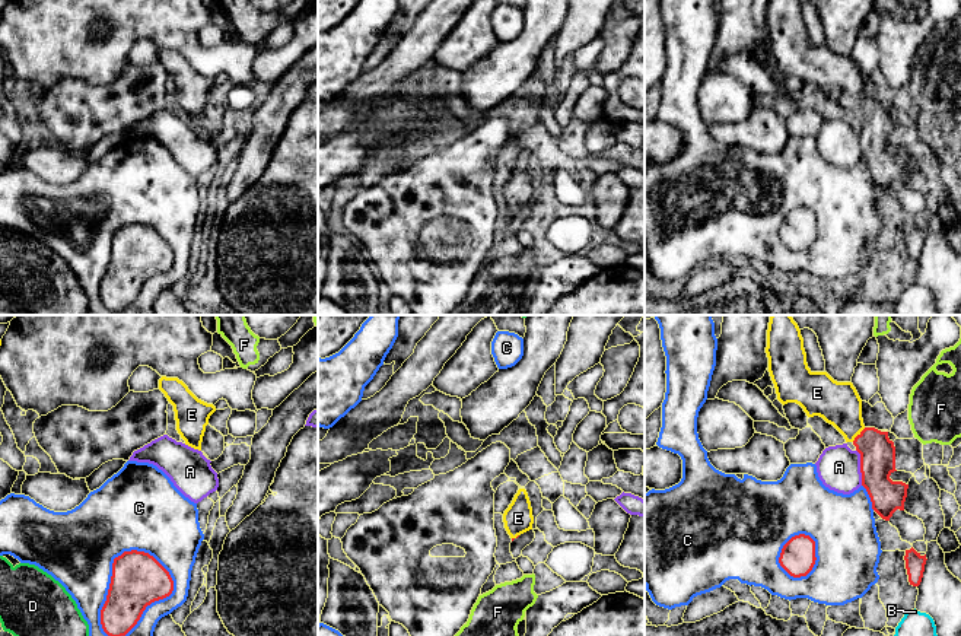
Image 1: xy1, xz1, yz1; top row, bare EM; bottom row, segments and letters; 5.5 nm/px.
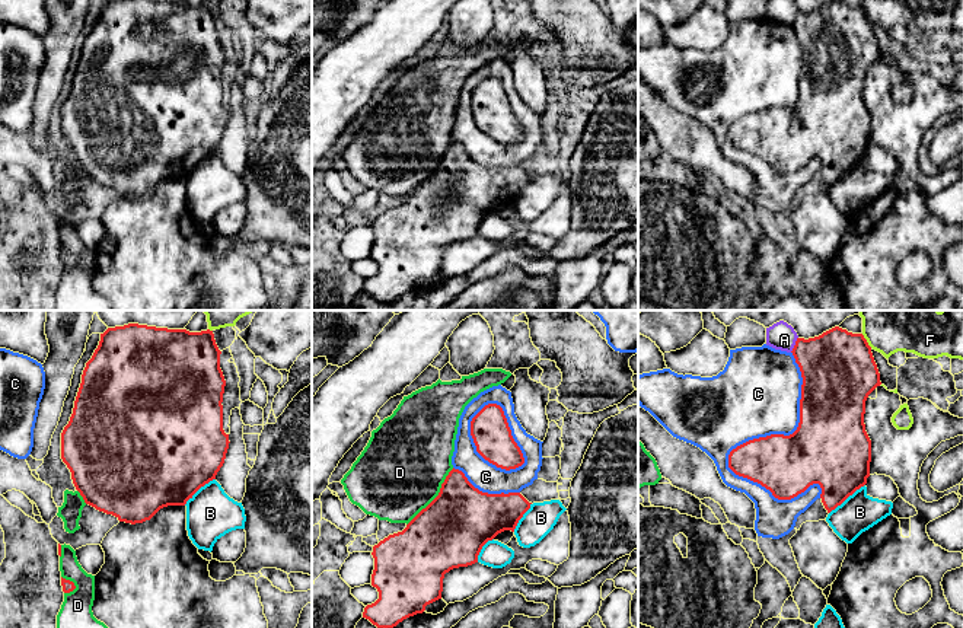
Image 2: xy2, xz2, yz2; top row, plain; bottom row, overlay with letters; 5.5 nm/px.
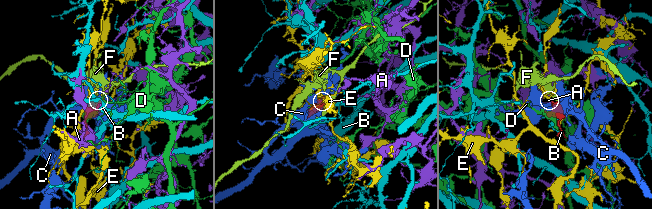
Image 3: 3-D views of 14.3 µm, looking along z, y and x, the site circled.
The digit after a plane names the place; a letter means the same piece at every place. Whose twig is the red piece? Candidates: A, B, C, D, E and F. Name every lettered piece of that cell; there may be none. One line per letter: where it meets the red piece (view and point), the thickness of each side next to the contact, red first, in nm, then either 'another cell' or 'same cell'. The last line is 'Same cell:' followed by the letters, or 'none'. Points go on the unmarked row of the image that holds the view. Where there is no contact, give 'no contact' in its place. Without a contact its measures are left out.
A: yz1 (861, 140) | 190/240 nm | another cell
B: yz2 (847, 171) | 380/200 nm | another cell
C: yz2 (771, 108) | 340/460 nm | another cell
D: xz2 (436, 171) | 380/480 nm | another cell
E: yz1 (858, 108) | 190/240 nm | same cell
F: yz2 (866, 15) | 420/160 nm | another cell
Same cell: E

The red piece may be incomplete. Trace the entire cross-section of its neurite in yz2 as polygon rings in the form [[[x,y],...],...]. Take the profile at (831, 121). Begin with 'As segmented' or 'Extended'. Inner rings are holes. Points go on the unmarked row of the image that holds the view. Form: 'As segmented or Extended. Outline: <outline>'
As segmented. Outline: [[[839,0],[814,12],[797,12],[791,26],[803,51],[797,103],[790,109],[771,108],[737,119],[728,128],[728,141],[760,157],[778,173],[791,173],[819,157],[822,176],[830,187],[870,150],[871,114],[864,87],[868,68],[881,58],[880,47],[864,9]]]

